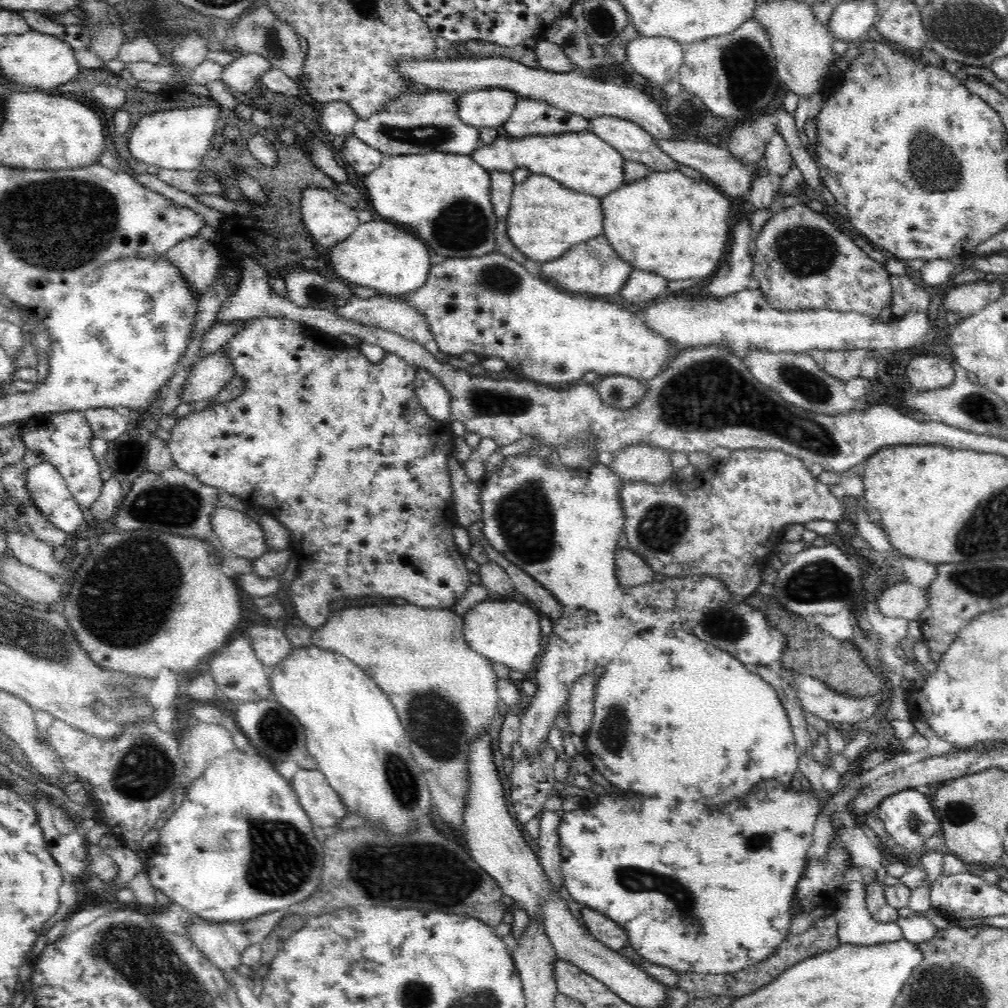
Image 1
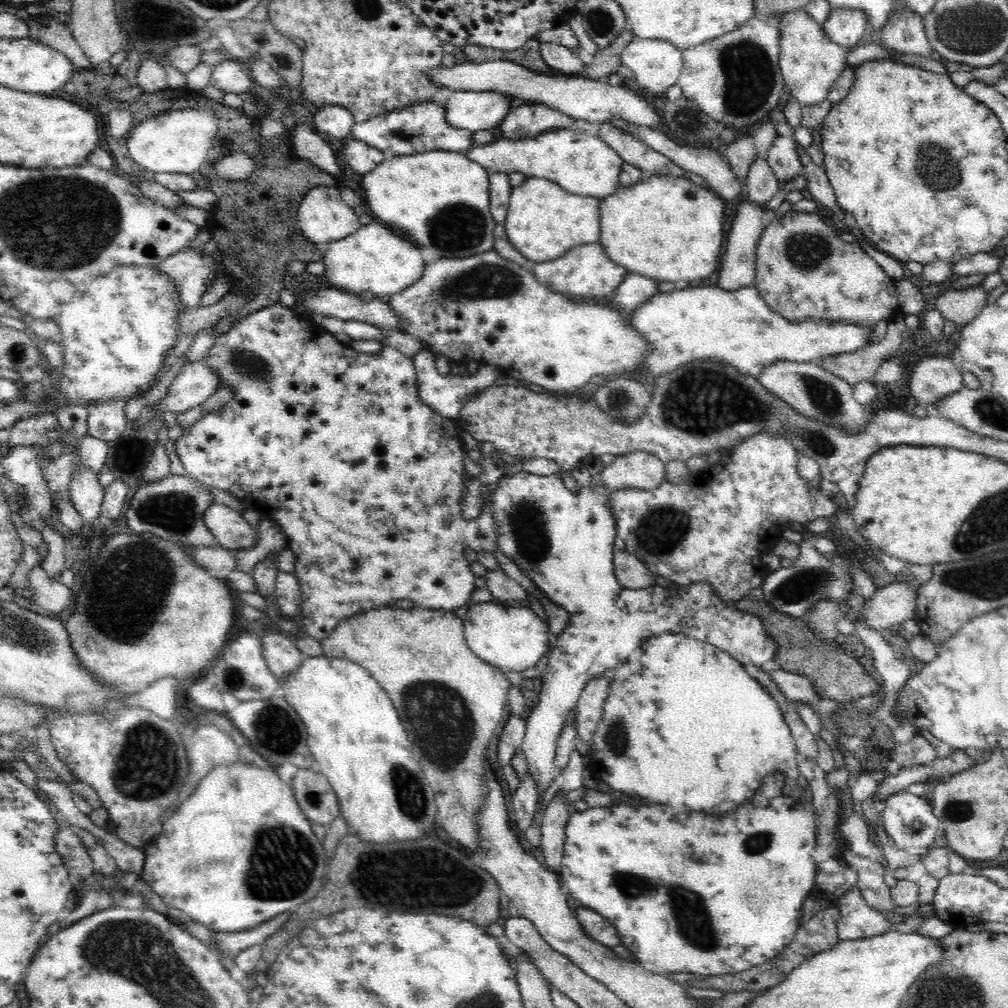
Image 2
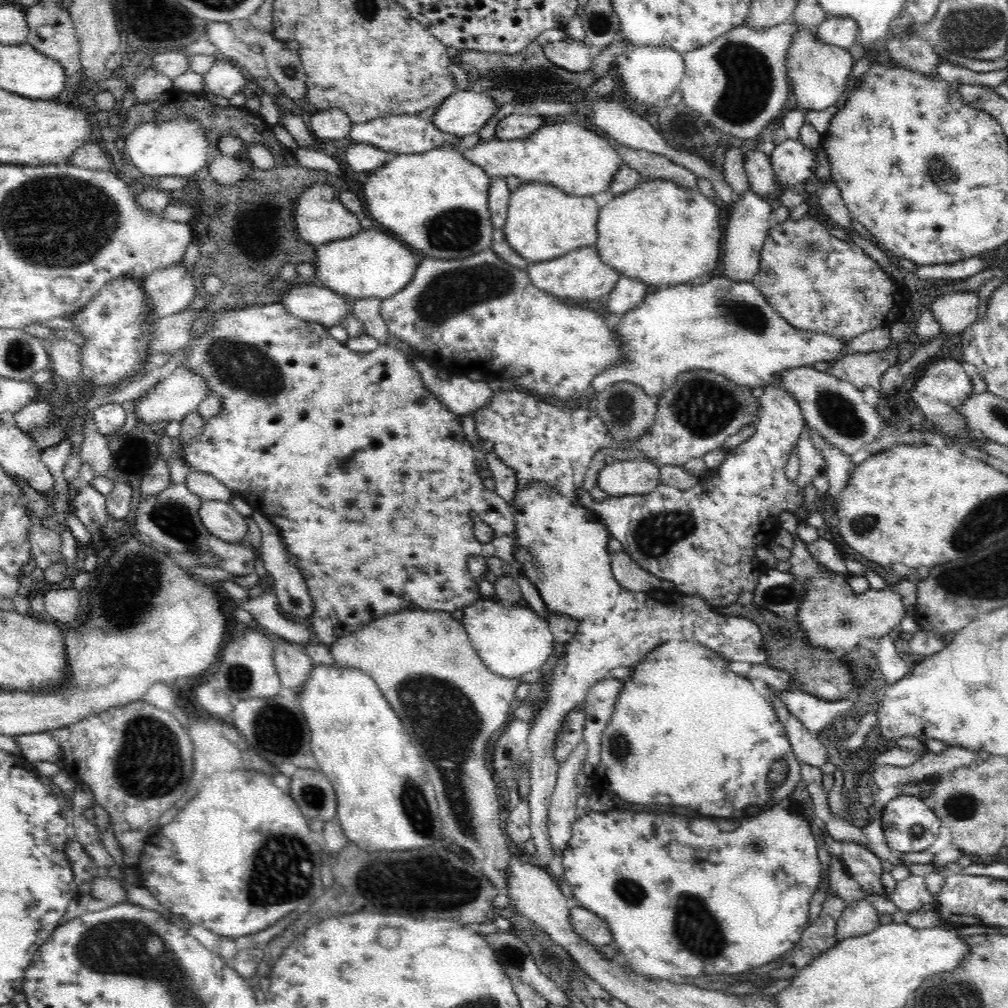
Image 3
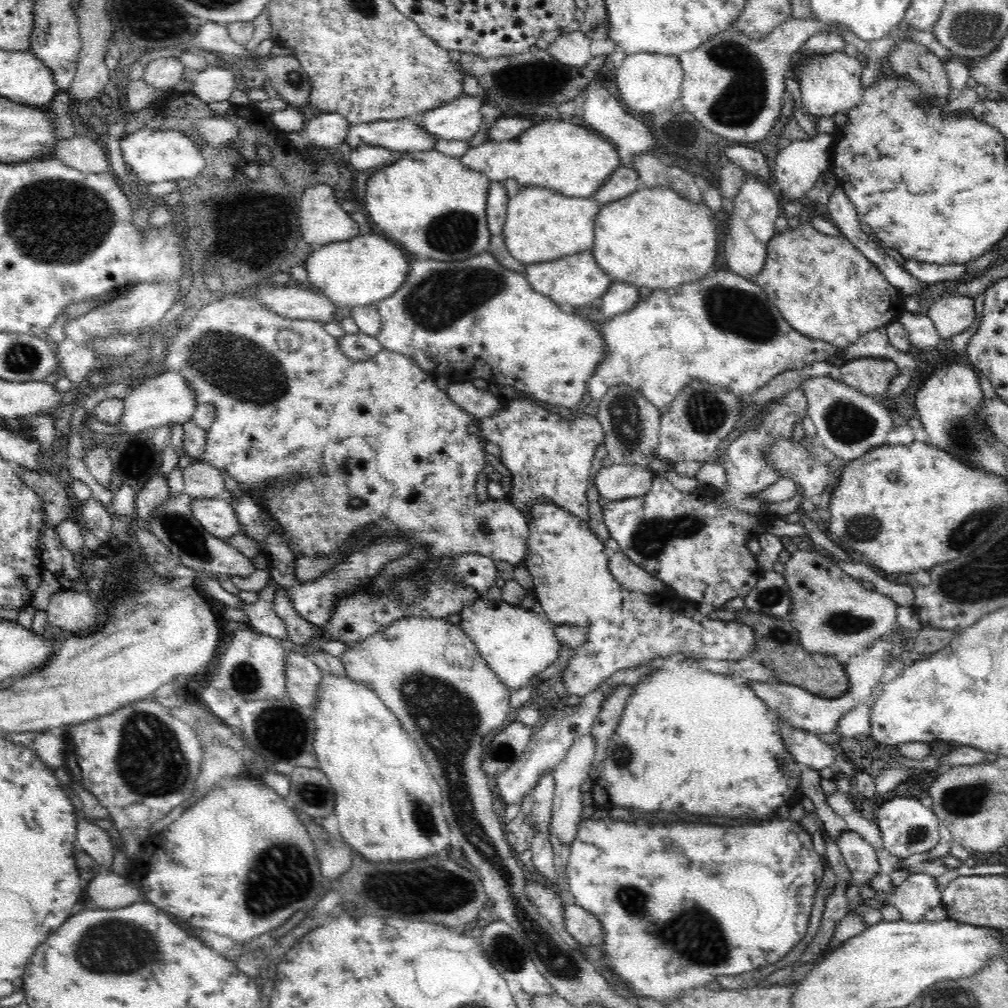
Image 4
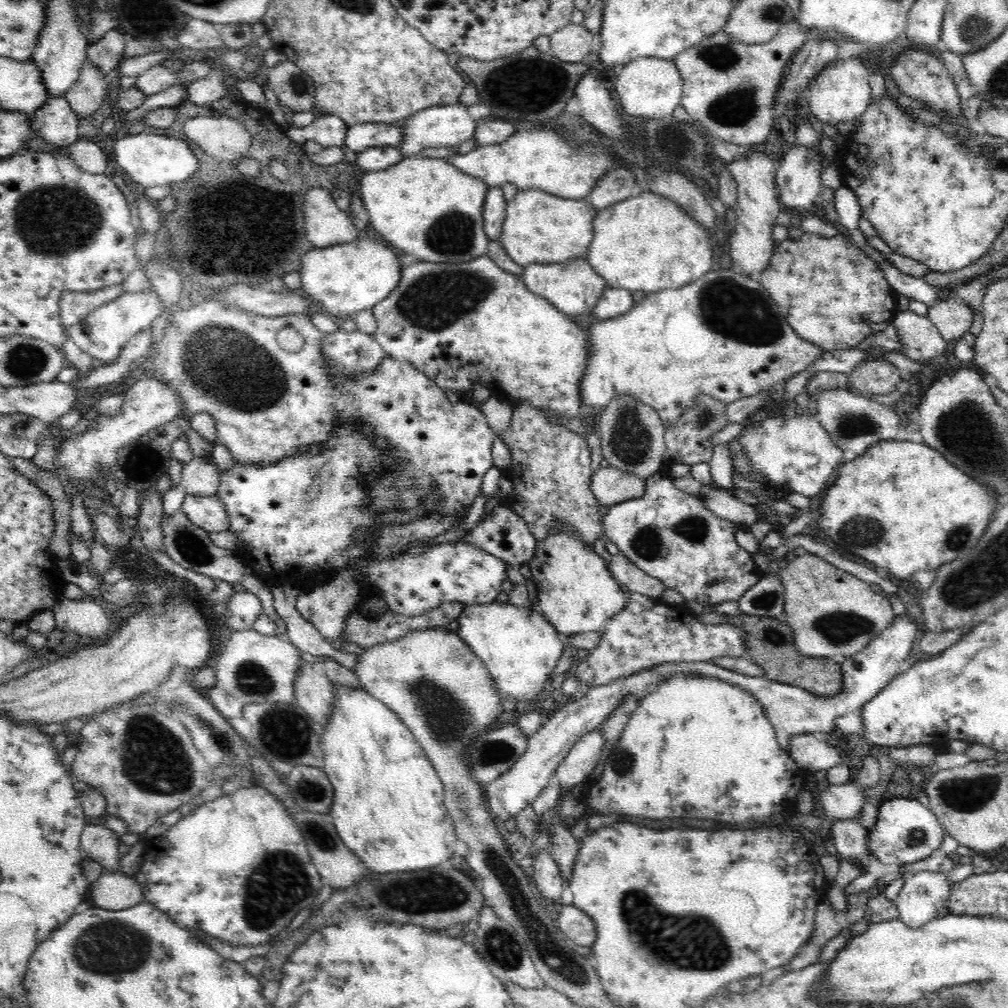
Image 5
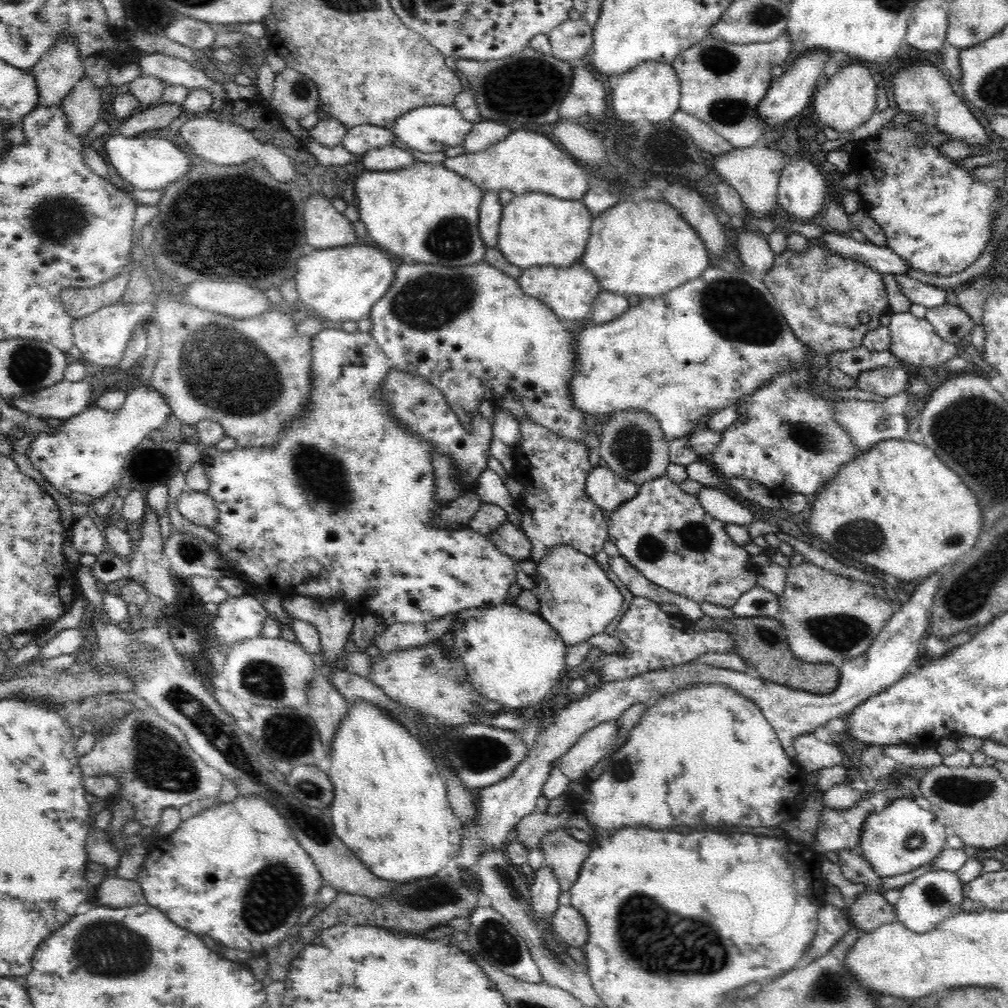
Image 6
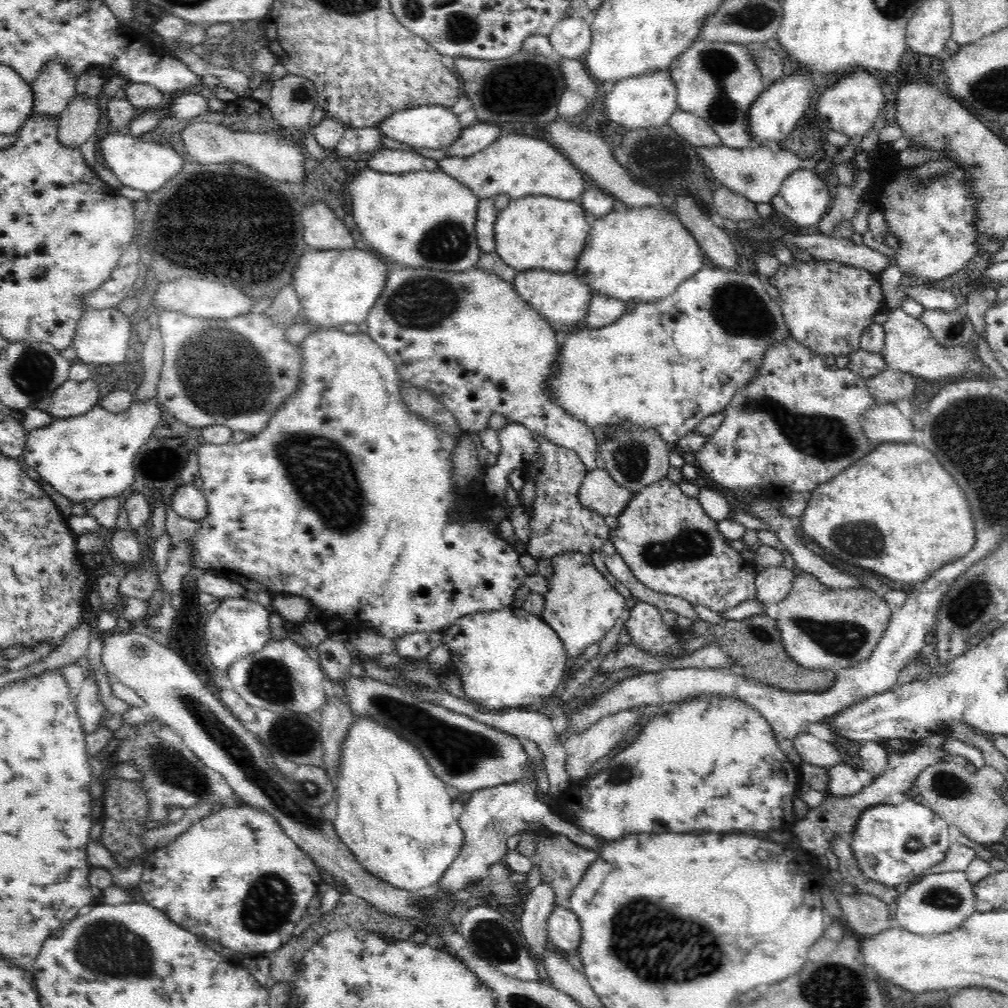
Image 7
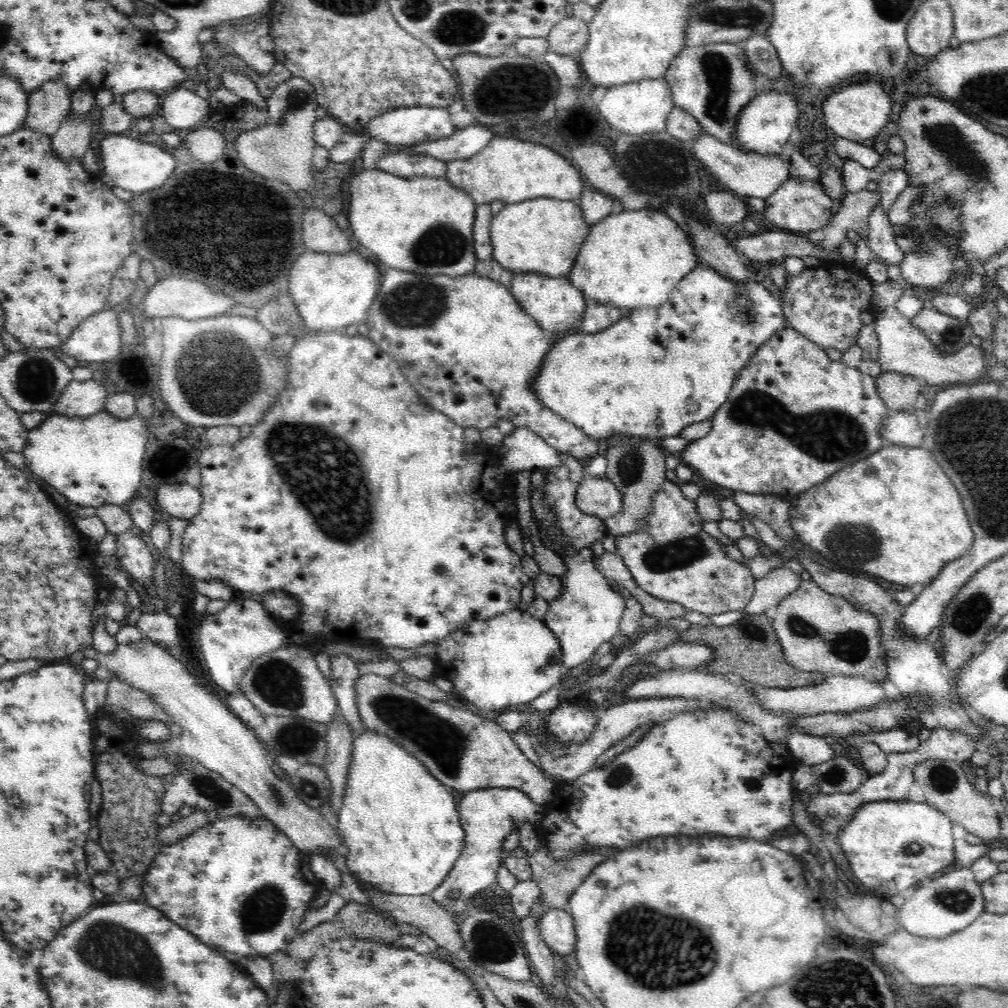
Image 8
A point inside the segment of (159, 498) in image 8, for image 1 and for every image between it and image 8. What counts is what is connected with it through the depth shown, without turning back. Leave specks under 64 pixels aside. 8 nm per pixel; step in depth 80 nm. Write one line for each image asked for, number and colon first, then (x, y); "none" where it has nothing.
1: (239, 534)
2: (233, 532)
3: (221, 519)
4: (218, 517)
5: (207, 512)
6: (198, 507)
7: (188, 501)

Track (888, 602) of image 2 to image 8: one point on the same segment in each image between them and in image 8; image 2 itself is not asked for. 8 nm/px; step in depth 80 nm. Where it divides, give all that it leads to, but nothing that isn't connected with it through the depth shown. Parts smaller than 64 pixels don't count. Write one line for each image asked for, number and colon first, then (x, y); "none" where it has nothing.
3: (833, 617)
4: (834, 614)
5: (833, 614)
6: (828, 619)
7: (820, 628)
8: (819, 632)

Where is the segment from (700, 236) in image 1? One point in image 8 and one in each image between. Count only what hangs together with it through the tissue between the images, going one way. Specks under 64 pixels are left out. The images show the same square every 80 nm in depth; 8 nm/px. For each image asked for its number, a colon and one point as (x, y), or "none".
2: (665, 227)
3: (661, 234)
4: (654, 238)
5: (647, 242)
6: (643, 249)
7: (641, 254)
8: (634, 259)

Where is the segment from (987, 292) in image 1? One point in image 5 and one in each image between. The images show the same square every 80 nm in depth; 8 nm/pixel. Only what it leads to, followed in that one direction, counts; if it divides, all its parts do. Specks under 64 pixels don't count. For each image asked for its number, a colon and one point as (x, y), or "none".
2: (960, 306)
3: (956, 311)
4: (951, 315)
5: (953, 318)

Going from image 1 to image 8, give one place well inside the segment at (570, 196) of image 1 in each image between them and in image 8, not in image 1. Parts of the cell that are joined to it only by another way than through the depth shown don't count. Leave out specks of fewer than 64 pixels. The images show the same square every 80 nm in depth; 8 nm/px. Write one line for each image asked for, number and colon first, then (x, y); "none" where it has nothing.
2: (543, 221)
3: (543, 222)
4: (542, 225)
5: (539, 228)
6: (536, 229)
7: (535, 232)
8: (543, 236)

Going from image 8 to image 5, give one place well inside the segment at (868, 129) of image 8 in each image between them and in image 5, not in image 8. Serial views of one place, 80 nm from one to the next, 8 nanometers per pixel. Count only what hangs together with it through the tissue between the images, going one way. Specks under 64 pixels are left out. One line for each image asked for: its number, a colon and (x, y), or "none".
5: (841, 92)
6: (847, 99)
7: (852, 104)

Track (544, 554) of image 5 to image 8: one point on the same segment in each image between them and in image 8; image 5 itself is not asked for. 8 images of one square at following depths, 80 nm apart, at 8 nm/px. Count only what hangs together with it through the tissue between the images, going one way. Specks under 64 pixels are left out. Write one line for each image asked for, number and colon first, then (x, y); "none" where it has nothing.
6: (576, 597)
7: (581, 606)
8: (588, 613)

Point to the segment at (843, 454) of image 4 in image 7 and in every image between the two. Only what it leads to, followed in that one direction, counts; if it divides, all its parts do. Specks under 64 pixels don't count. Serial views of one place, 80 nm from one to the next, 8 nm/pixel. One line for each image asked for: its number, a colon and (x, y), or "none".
5: (856, 423)
6: (868, 422)
7: (883, 423)

